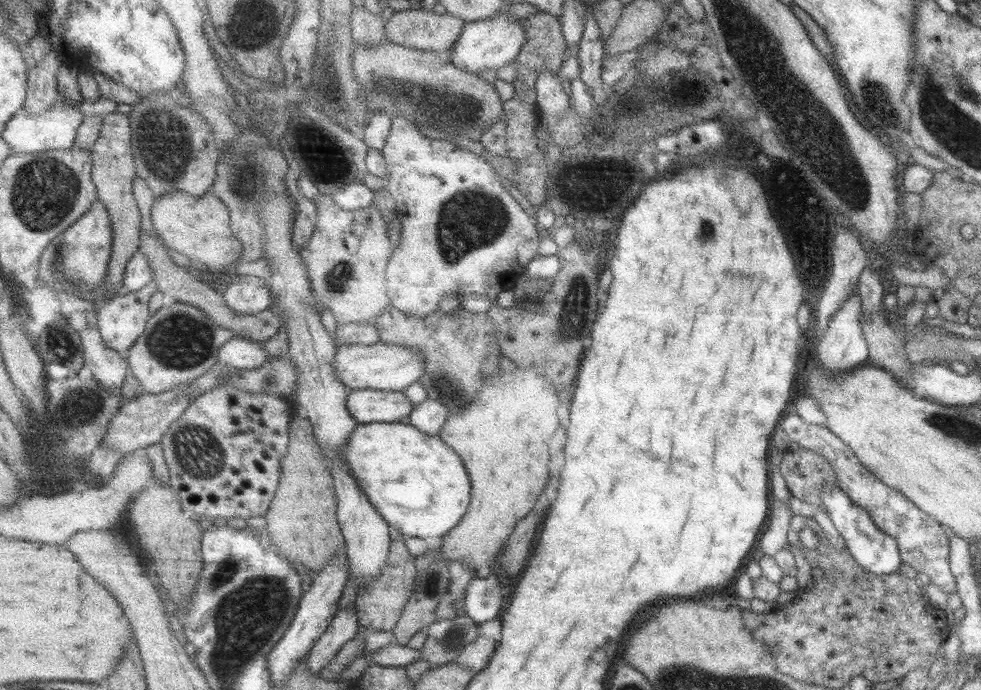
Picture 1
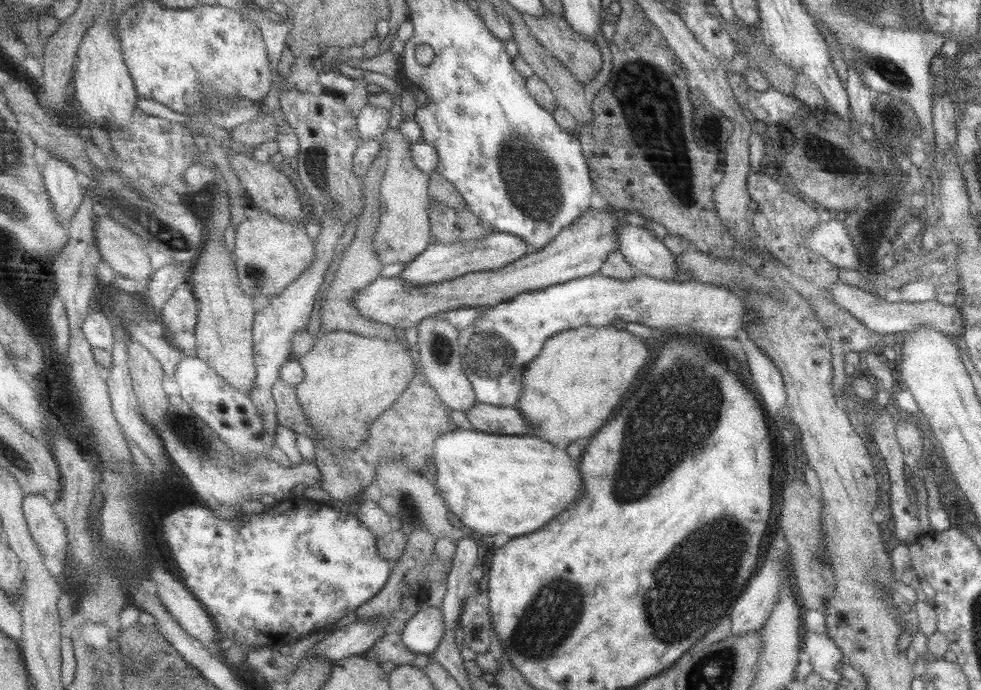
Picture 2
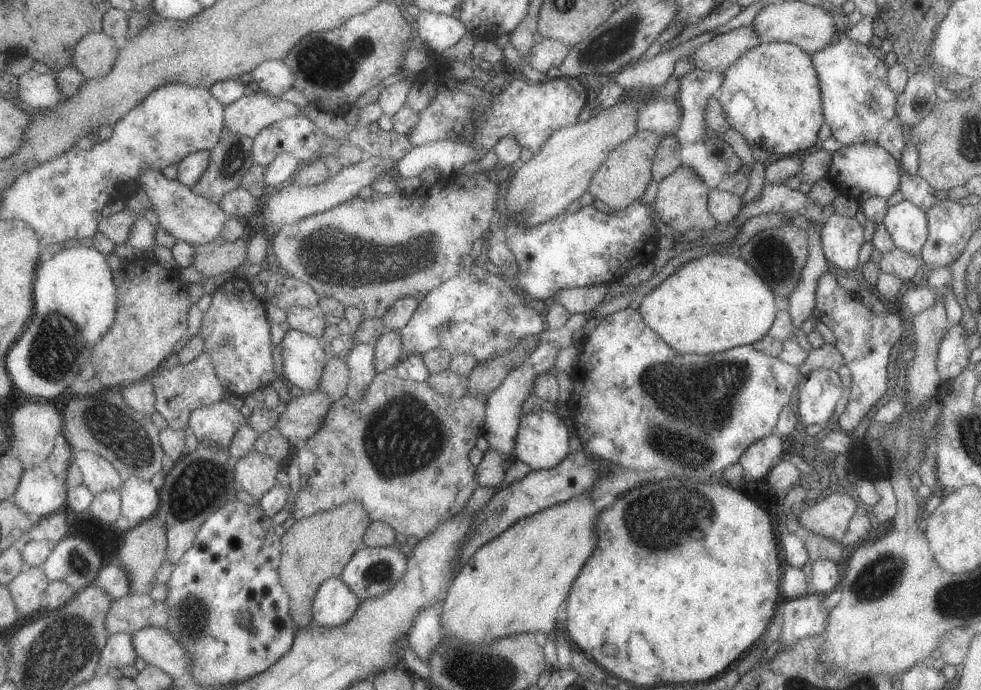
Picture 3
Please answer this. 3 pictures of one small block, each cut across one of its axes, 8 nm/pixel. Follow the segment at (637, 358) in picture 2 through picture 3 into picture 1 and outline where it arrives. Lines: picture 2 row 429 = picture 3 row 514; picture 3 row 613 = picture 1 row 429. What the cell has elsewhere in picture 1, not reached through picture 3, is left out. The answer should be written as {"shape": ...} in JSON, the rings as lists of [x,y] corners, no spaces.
{"shape":[[[517,365],[513,371],[504,371],[503,375],[487,383],[466,410],[451,413],[441,432],[442,439],[461,455],[470,472],[473,487],[470,510],[451,534],[441,538],[441,551],[449,563],[465,562],[474,577],[490,578],[491,568],[495,562],[498,563],[515,527],[539,505],[539,496],[549,480],[551,440],[561,428],[557,390],[541,368]]]}

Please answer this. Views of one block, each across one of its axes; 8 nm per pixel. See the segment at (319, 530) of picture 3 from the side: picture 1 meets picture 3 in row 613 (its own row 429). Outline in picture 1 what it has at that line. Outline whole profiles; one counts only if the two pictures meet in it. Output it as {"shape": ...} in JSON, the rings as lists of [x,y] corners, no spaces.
{"shape":[[[297,410],[291,424],[290,450],[283,457],[283,476],[278,488],[278,494],[273,499],[270,511],[265,516],[265,528],[271,533],[271,541],[283,552],[283,556],[293,558],[291,562],[301,562],[306,568],[305,573],[318,573],[333,558],[340,556],[343,547],[347,546],[346,536],[343,534],[342,525],[338,519],[338,492],[334,476],[331,472],[322,446],[314,435],[314,426],[302,411]]]}

